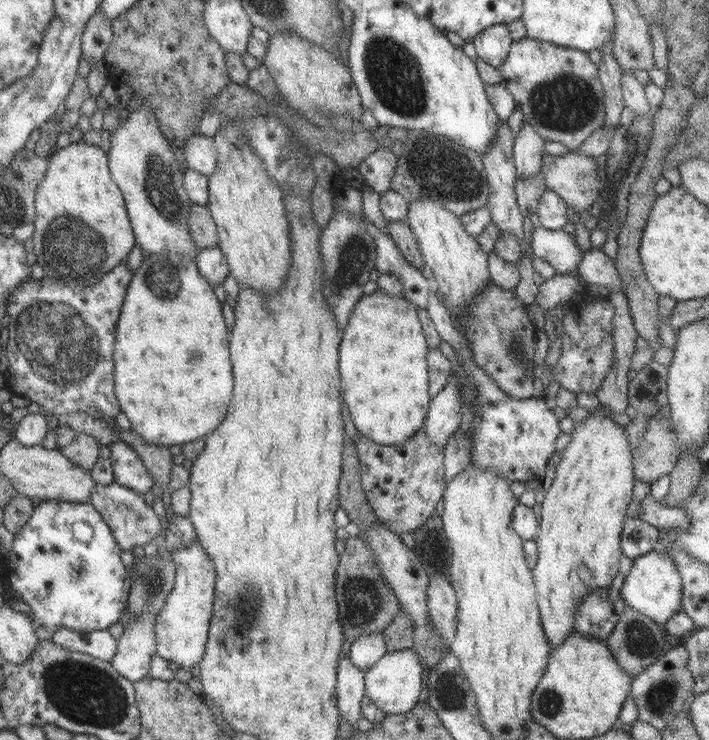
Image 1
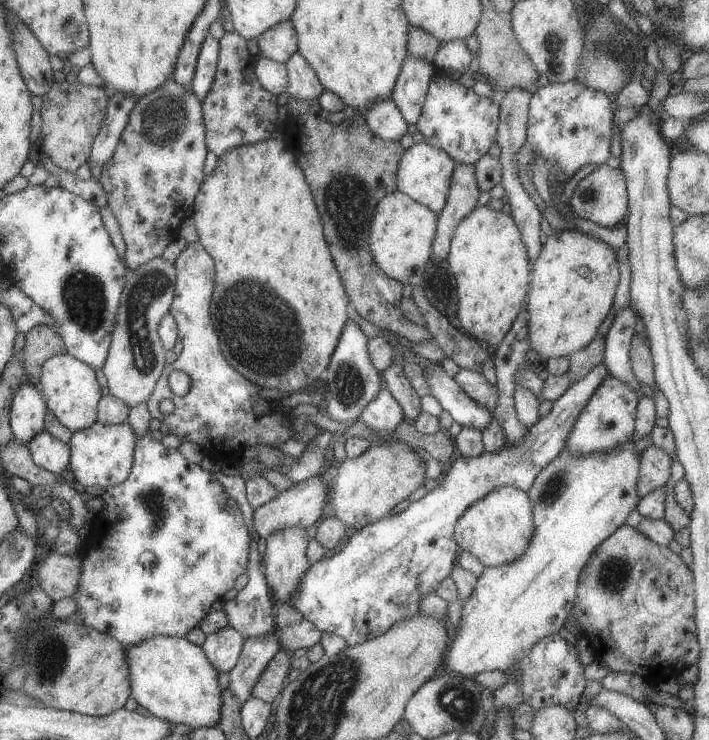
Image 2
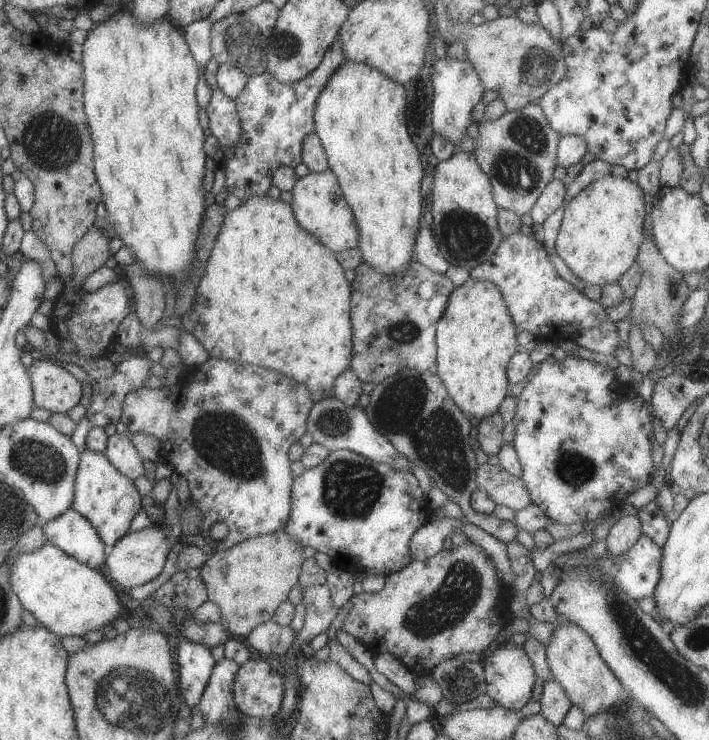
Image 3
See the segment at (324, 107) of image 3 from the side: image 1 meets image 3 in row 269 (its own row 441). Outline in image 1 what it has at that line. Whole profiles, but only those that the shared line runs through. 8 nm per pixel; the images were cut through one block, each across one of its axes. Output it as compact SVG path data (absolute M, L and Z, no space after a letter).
M378 288L355 302L342 332L339 341L341 392L355 430L381 446L405 442L424 425L432 399L428 393L426 362L429 348L417 307L402 295L391 296Z

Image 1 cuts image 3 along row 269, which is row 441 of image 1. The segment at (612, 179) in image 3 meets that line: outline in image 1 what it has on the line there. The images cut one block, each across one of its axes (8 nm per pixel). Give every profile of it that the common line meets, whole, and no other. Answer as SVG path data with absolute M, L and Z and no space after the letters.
M599 403L597 407L589 409L589 415L581 422L574 423L573 429L570 431L571 439L569 443L561 447L561 459L556 466L555 477L553 482L549 486L545 494L543 502L536 508L537 517L539 518L538 526L539 531L537 532L534 540L537 545L537 560L535 566L530 569L533 577L533 584L536 588L536 602L539 610L539 619L541 619L541 627L543 627L543 633L547 637L547 643L549 643L549 650L559 645L559 643L565 641L565 638L569 636L569 633L573 631L573 613L575 608L579 605L579 602L587 595L592 592L592 589L606 588L609 589L613 577L618 573L617 566L619 558L621 558L620 549L620 535L622 532L623 522L626 520L626 510L631 504L632 500L632 487L636 482L636 478L633 475L633 458L631 449L629 449L629 443L627 443L627 437L625 437L625 431L623 427L619 427L609 416L601 414L609 414L609 409L605 405Z

